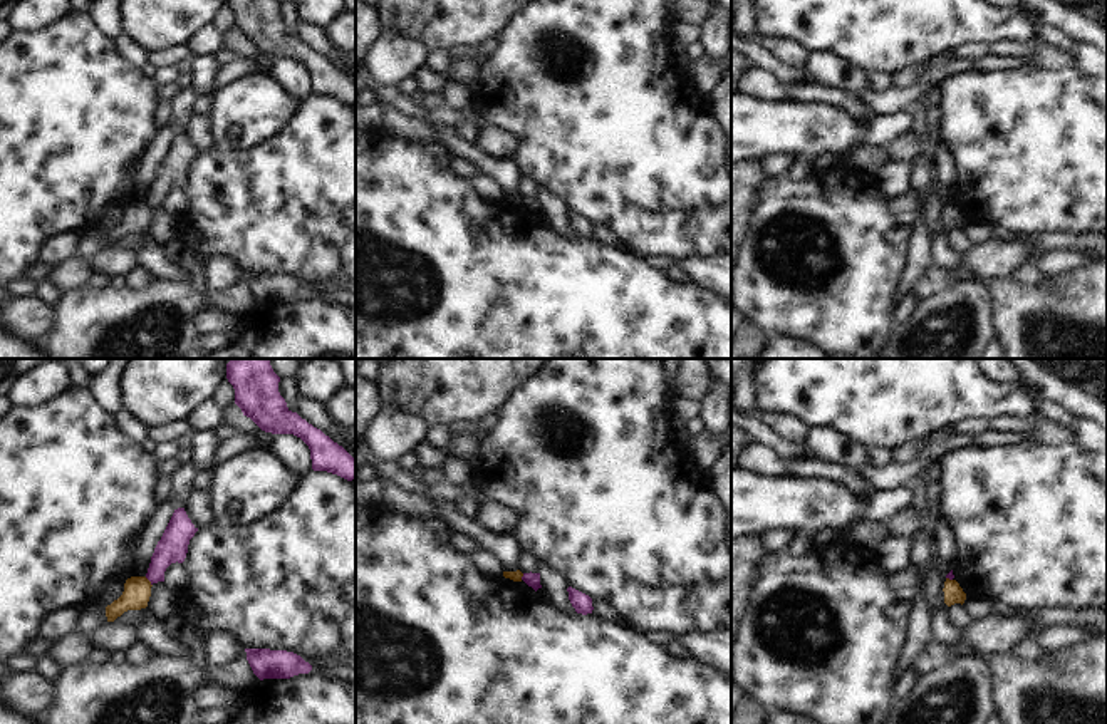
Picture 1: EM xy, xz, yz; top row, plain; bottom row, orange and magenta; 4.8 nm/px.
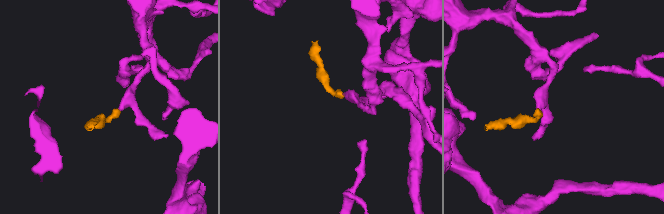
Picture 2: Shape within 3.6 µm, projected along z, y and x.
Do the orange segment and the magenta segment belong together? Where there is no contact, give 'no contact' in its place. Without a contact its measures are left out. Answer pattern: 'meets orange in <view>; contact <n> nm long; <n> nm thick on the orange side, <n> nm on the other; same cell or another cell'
meets orange in xy; contact 60 nm long; 130 nm thick on the orange side, 140 nm on the other; another cell

